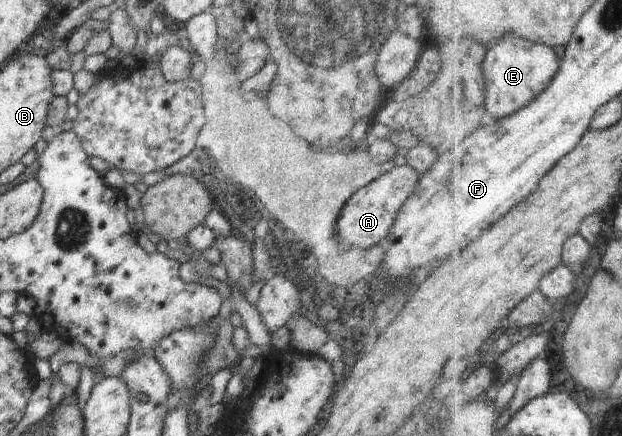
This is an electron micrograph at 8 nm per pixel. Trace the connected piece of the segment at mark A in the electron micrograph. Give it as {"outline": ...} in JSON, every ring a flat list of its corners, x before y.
{"outline":[[408,165,394,166,390,171,382,174,378,179,356,190,338,215,336,239,340,247,367,250,383,242,395,224,396,213,400,211,402,203,413,195,414,189,420,181,420,173,416,173]]}

